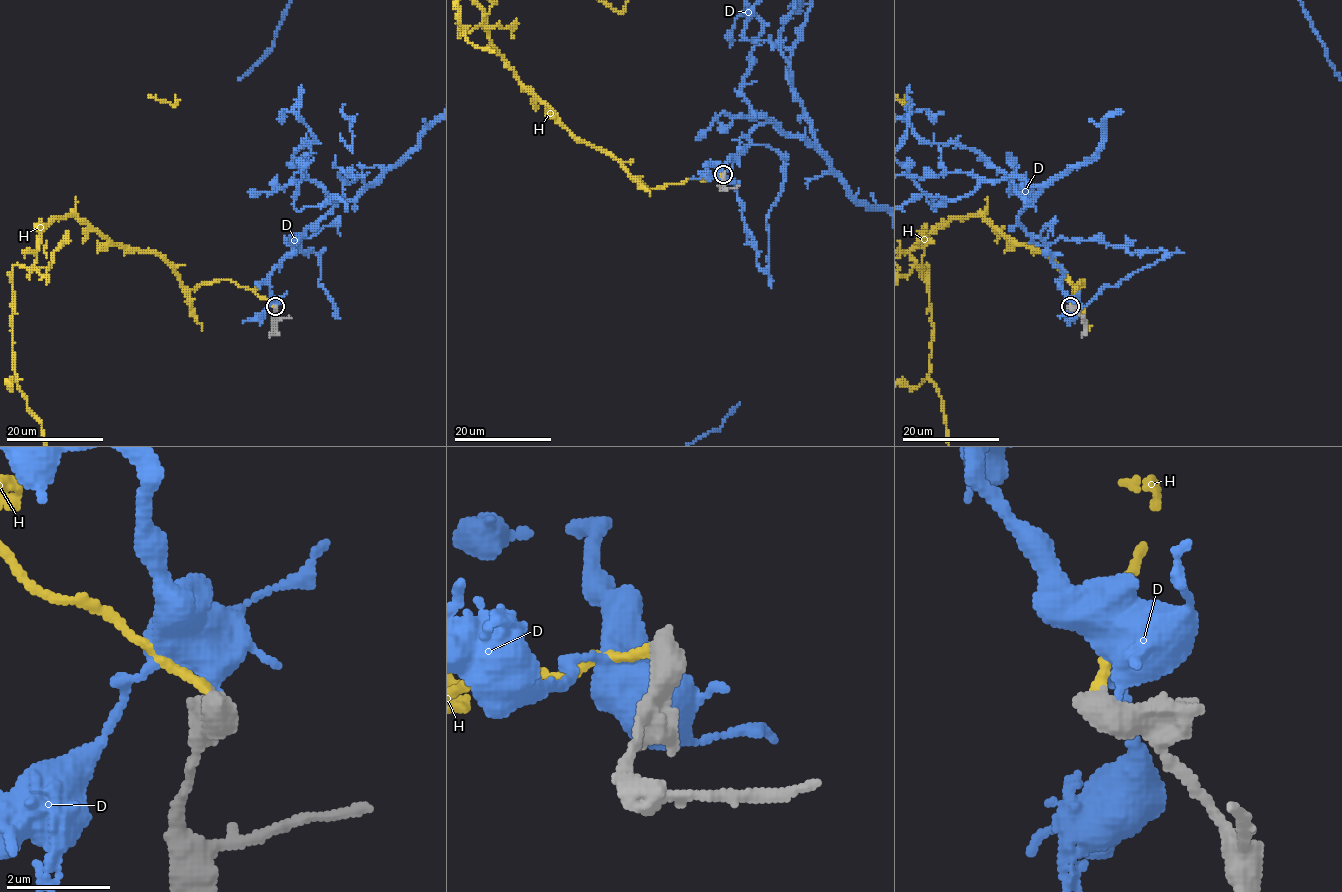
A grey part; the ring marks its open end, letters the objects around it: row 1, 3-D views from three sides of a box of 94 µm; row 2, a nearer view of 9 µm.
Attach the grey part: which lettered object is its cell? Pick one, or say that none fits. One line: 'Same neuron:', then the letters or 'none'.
Same neuron: H

